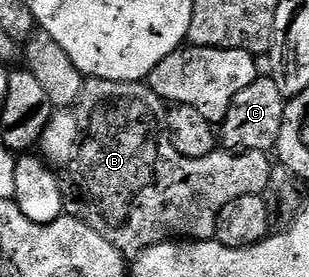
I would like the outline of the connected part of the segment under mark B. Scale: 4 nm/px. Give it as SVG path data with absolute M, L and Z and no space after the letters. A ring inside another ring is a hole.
M87 77L82 83L82 100L77 104L76 112L80 118L76 166L82 176L80 189L88 213L91 213L89 224L127 258L137 258L145 249L175 239L215 240L220 211L224 211L232 199L240 199L244 195L262 195L271 188L276 165L270 153L244 153L222 147L204 159L180 155L168 132L167 102L157 97L149 84Z

